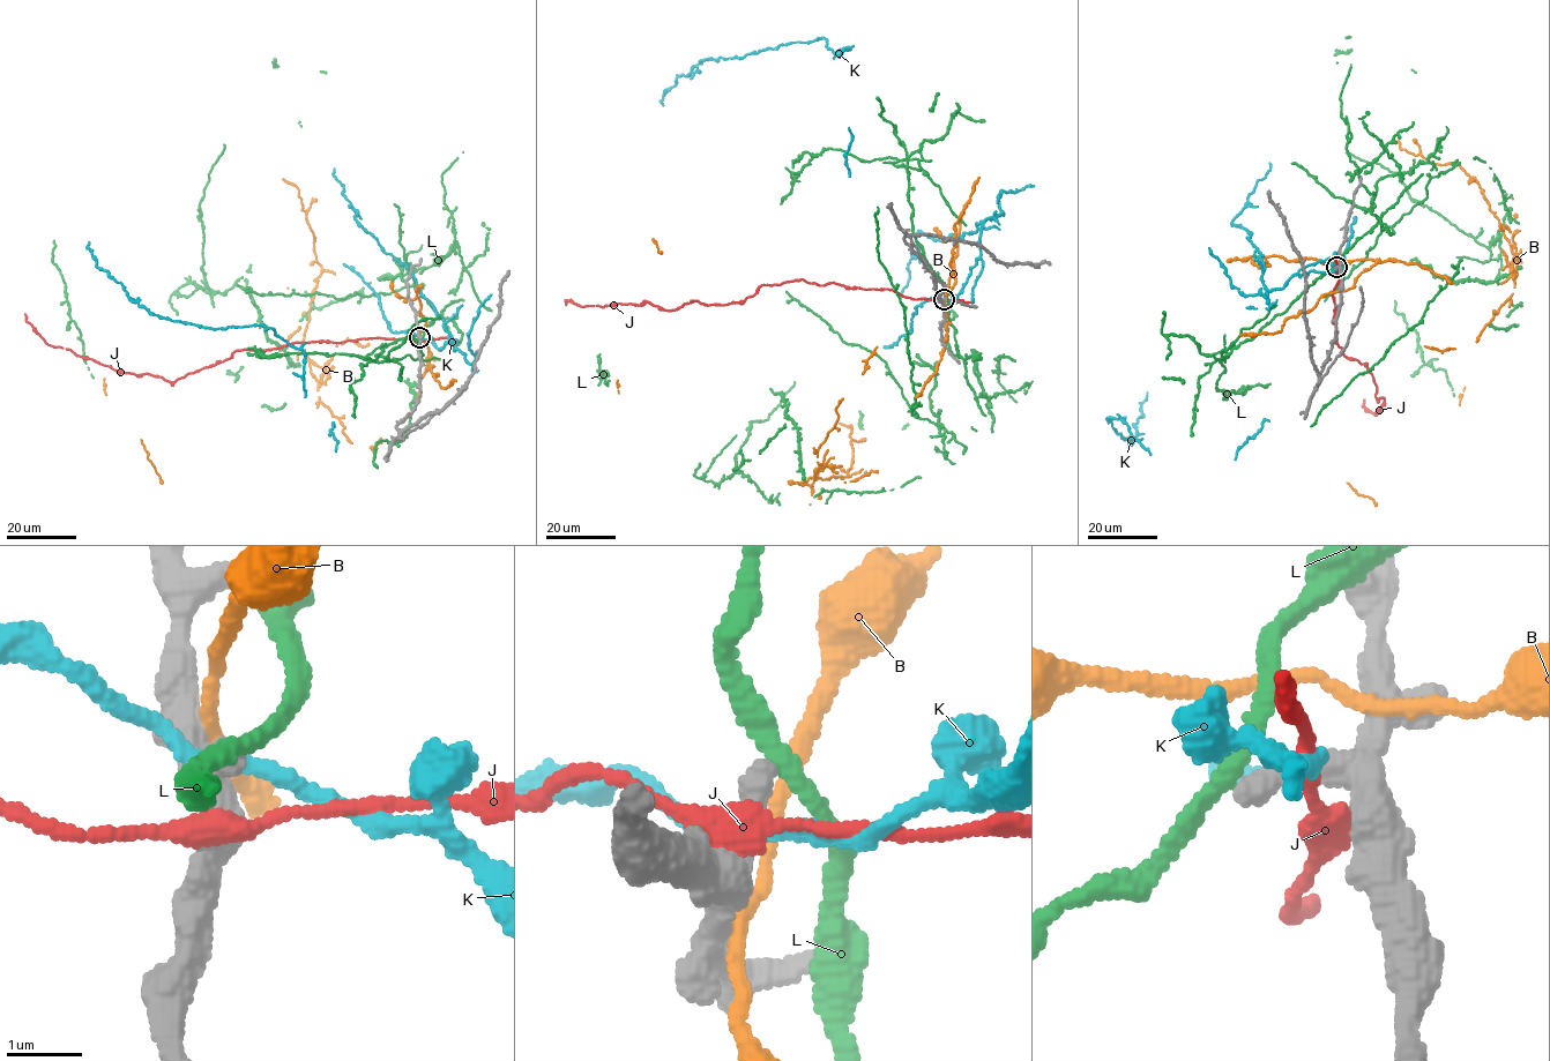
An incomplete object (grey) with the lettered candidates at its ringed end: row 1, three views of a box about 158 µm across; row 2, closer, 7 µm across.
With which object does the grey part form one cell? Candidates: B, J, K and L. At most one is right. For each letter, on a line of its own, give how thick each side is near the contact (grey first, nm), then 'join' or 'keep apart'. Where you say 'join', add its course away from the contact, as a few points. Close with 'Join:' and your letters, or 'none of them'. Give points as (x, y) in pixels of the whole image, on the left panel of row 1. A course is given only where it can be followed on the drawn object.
B: 380/180 nm | keep apart
J: 400/340 nm | keep apart
K: 360/200 nm | join
L: 360/240 nm | keep apart
Join: K

